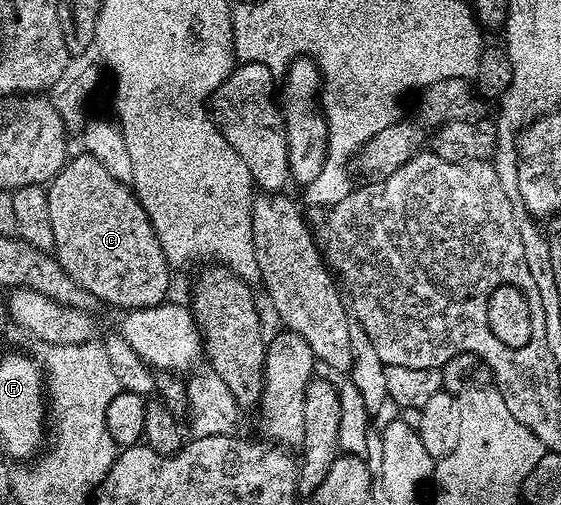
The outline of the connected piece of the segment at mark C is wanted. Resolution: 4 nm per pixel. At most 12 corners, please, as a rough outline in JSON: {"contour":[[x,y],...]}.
{"contour":[[75,155],[47,187],[57,261],[102,304],[166,302],[132,186]]}

